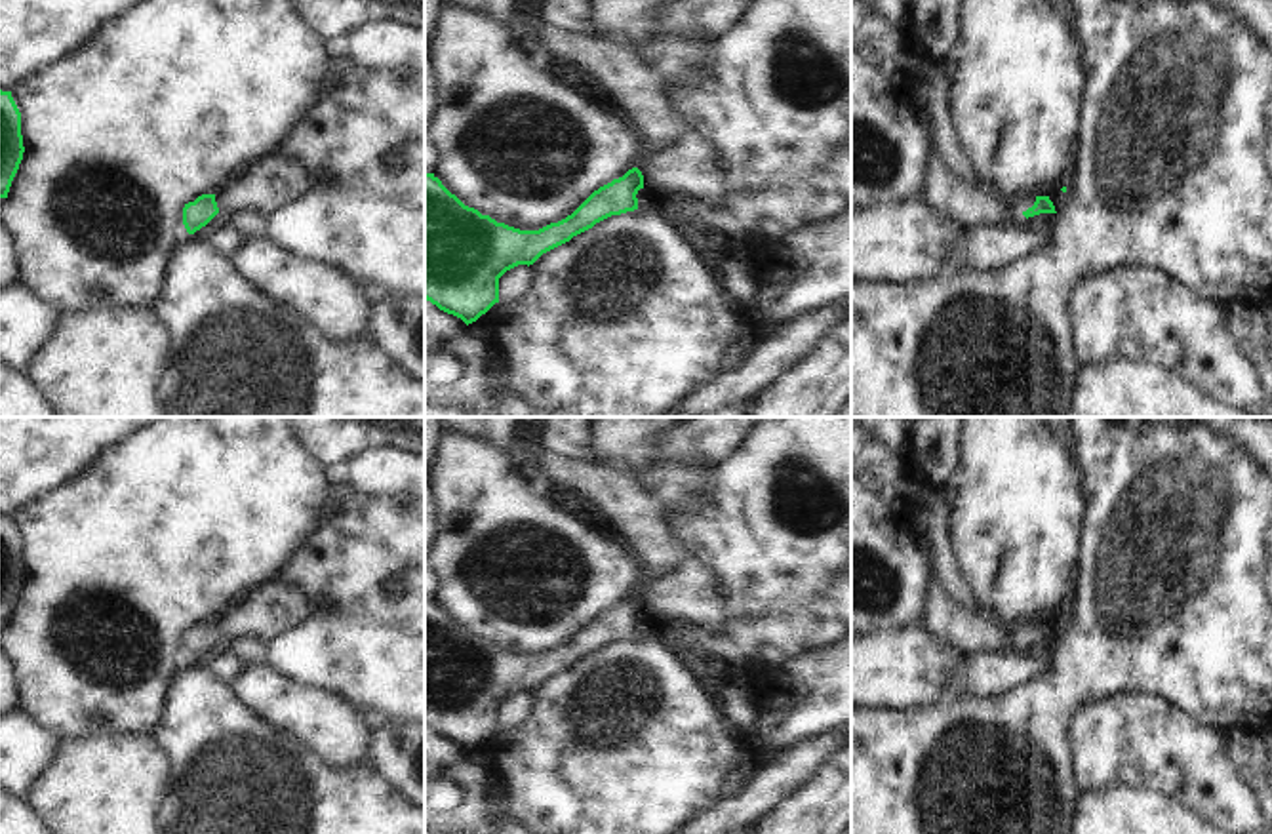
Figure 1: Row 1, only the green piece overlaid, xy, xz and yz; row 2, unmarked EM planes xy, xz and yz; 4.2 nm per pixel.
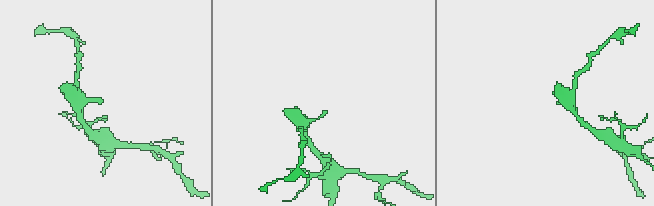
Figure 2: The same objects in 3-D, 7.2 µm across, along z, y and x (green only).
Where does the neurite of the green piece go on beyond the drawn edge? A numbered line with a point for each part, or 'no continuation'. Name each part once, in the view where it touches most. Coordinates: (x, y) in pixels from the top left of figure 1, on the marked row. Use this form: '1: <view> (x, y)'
1: yz (1027, 200).

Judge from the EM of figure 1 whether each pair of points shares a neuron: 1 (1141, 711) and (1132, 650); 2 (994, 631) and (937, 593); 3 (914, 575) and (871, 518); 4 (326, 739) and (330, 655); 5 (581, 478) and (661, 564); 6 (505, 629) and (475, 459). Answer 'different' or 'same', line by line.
1: different
2: same
3: same
4: different
5: same
6: same

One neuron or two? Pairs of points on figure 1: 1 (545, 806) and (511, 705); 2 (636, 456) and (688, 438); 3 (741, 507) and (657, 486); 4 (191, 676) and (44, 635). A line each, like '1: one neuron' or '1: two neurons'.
1: two neurons
2: one neuron
3: two neurons
4: two neurons

